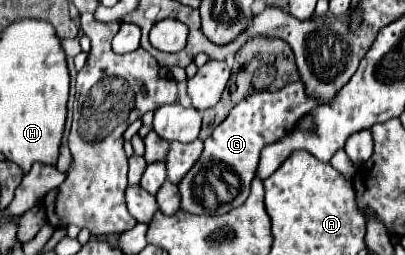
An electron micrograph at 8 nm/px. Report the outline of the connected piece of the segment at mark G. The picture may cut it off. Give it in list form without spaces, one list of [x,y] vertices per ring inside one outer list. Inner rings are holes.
[[[301,81],[289,83],[283,89],[271,93],[271,91],[259,91],[243,99],[233,107],[233,111],[227,115],[227,119],[205,139],[205,149],[189,171],[189,175],[181,181],[179,193],[181,193],[181,209],[189,213],[209,213],[209,215],[221,215],[223,211],[229,211],[231,207],[239,207],[249,197],[249,185],[255,177],[259,151],[269,143],[281,139],[285,133],[293,131],[297,121],[307,115],[311,109],[319,107],[321,99],[307,95],[305,85]],[[203,181],[211,183],[217,195],[217,209],[209,209],[203,205]]]

